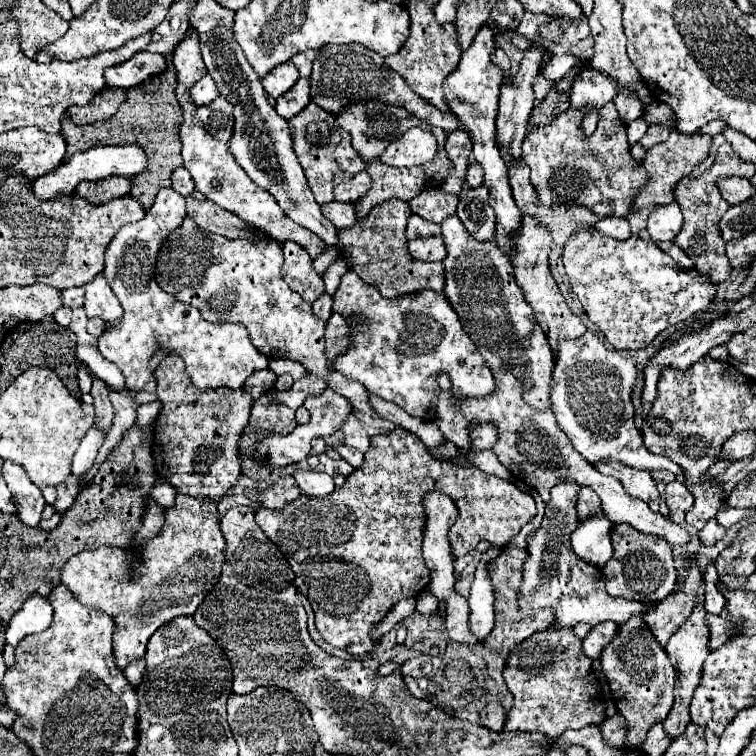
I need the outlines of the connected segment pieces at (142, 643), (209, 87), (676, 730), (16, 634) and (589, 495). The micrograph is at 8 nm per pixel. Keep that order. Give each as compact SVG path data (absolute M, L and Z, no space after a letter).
M179 494L175 506L167 510L161 534L145 544L141 566L129 572L125 550L103 546L75 554L61 570L61 584L85 606L99 608L115 618L113 654L123 670L131 660L145 656L147 640L159 626L177 616L191 616L199 608L215 582L219 582L225 546L227 542L219 530L217 502Z
M203 76L189 92L191 92L191 100L193 100L195 106L209 104L211 100L217 98L217 86L215 86L211 76Z
M703 602L695 604L691 616L681 624L681 628L669 638L665 652L675 668L675 704L671 708L671 712L667 714L667 718L663 720L663 728L671 738L677 738L679 734L685 732L685 726L689 724L689 704L693 698L695 688L701 682L701 670L703 670L703 662L709 656L709 626L707 626L707 610L703 606Z
M41 594L29 596L27 602L21 606L21 610L9 622L9 628L5 632L7 644L15 648L23 636L47 630L53 619L53 610L49 604L51 602L47 596Z
M581 488L579 492L579 502L577 502L577 514L579 518L591 518L591 514L603 514L601 512L601 500L591 488Z

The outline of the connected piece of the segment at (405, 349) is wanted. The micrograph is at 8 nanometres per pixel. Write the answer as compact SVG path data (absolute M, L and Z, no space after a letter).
M347 270L347 274L339 282L339 288L333 294L333 310L351 318L367 318L365 326L353 328L353 344L347 354L335 360L337 372L361 382L371 394L401 406L407 414L415 418L429 420L433 416L435 402L439 400L439 386L435 382L435 374L439 370L445 370L451 376L451 394L455 404L469 398L485 398L487 394L491 394L491 390L495 390L495 378L491 374L491 368L483 362L483 356L463 330L455 308L451 306L451 302L447 302L447 296L443 292L435 294L427 290L427 304L413 304L411 298L383 298L373 286L367 286L367 282L363 282L353 270Z

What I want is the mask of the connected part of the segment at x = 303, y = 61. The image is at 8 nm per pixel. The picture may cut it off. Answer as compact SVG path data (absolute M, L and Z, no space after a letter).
M307 50L307 52L295 54L295 58L291 58L291 62L297 66L297 70L299 70L299 74L301 74L303 78L309 78L309 74L311 74L311 64L313 64L313 60L315 60L317 54L319 54L319 50Z

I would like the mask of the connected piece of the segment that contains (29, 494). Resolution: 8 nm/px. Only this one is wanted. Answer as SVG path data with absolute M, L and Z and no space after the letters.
M5 460L3 478L11 490L13 502L19 510L19 520L31 528L39 528L41 512L45 508L45 498L41 490L27 478L23 468L11 460Z

